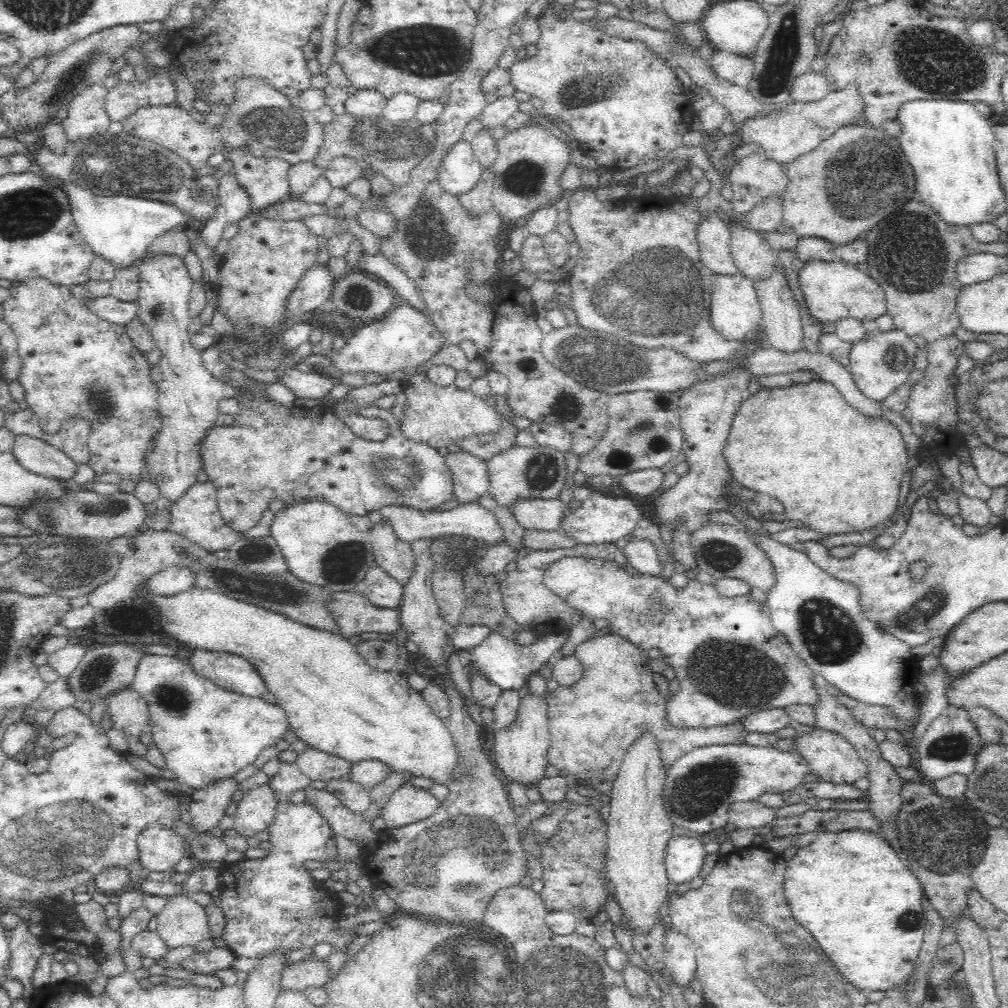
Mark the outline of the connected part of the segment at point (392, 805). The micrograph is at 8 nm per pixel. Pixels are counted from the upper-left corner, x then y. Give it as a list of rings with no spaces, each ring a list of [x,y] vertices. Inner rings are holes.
[[[406,783],[389,797],[381,817],[386,828],[399,829],[432,816],[440,803],[430,791]]]

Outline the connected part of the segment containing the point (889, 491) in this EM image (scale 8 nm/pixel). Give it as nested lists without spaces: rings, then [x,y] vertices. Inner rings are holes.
[[[818,378],[785,389],[771,391],[762,389],[753,397],[746,397],[739,412],[736,413],[730,432],[730,442],[728,442],[728,448],[726,448],[728,465],[732,466],[732,473],[736,474],[736,481],[751,491],[756,491],[762,495],[762,498],[775,497],[784,506],[783,518],[803,521],[810,529],[828,535],[831,533],[863,531],[888,520],[897,510],[901,479],[907,470],[907,457],[902,432],[890,420],[884,418],[882,413],[866,413],[862,408],[856,408],[854,404],[849,403],[847,397],[839,391],[833,382]]]

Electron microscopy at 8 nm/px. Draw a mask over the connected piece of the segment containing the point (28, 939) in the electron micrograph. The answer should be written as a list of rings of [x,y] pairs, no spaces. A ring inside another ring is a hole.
[[[21,920],[12,931],[12,937],[9,938],[12,963],[14,963],[11,980],[20,980],[24,986],[23,999],[31,1003],[37,992],[32,987],[29,979],[36,967],[35,963],[46,951],[46,948],[42,945],[42,938],[35,937],[30,933],[28,921]]]

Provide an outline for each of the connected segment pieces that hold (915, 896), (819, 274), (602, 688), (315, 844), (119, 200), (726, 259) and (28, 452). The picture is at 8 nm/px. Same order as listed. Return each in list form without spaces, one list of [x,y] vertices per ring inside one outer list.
[[[845,830],[835,833],[818,834],[813,842],[805,847],[799,848],[798,852],[791,858],[785,858],[783,893],[788,905],[790,914],[799,926],[804,926],[816,942],[824,948],[825,957],[837,968],[839,975],[856,989],[860,991],[888,991],[892,986],[899,984],[906,976],[909,976],[916,965],[919,953],[923,944],[923,937],[926,929],[926,920],[923,916],[920,896],[922,896],[923,886],[919,883],[916,875],[909,866],[904,866],[900,856],[896,856],[894,847],[890,846],[877,832],[863,830]]]
[[[814,261],[799,271],[799,284],[811,314],[819,321],[836,322],[852,317],[858,321],[876,320],[887,313],[887,298],[884,289],[867,272],[846,263],[822,263]]]
[[[615,632],[604,636],[590,637],[576,646],[574,657],[582,663],[584,674],[572,687],[558,687],[545,698],[548,714],[549,749],[547,757],[552,766],[562,771],[563,776],[573,775],[586,780],[594,789],[610,792],[610,784],[617,776],[628,747],[644,728],[651,728],[662,744],[663,759],[672,764],[686,752],[695,748],[723,744],[738,744],[746,736],[746,730],[738,721],[710,726],[688,726],[678,728],[668,721],[666,696],[656,688],[654,671],[646,662],[644,651],[626,637]]]
[[[278,802],[275,819],[267,828],[270,842],[273,845],[270,854],[263,859],[247,859],[231,863],[225,867],[218,877],[222,896],[214,898],[226,919],[223,940],[238,955],[256,959],[268,953],[274,945],[294,945],[296,949],[304,946],[312,947],[318,943],[330,943],[334,948],[342,949],[351,938],[348,931],[341,934],[335,930],[335,917],[339,914],[340,899],[332,897],[328,891],[329,884],[313,880],[309,870],[303,867],[306,860],[328,861],[338,853],[335,841],[336,834],[306,803]]]
[[[52,179],[52,181],[55,181],[56,184],[63,184],[63,187],[70,193],[73,217],[84,243],[94,251],[96,257],[104,258],[115,269],[128,268],[131,264],[140,261],[153,241],[164,232],[181,227],[188,228],[192,225],[192,221],[182,217],[180,211],[176,211],[176,208],[162,202],[126,195],[100,196],[92,194],[90,191],[74,185],[74,183],[63,183],[58,179]]]
[[[716,217],[708,219],[699,228],[699,255],[702,264],[708,267],[713,275],[734,276],[741,274],[739,265],[735,263],[730,249],[730,223],[726,219]]]
[[[30,434],[18,435],[13,452],[20,465],[36,475],[70,482],[78,474],[78,463],[71,457]]]

